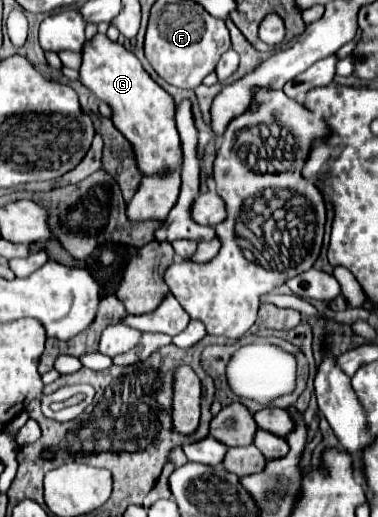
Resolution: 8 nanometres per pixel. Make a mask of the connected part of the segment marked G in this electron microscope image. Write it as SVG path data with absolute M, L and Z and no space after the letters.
M96 33L82 45L82 65L78 69L80 83L88 87L100 101L112 107L116 129L134 145L140 171L154 175L164 167L180 169L180 137L174 123L174 99L144 71L138 57L118 41Z

